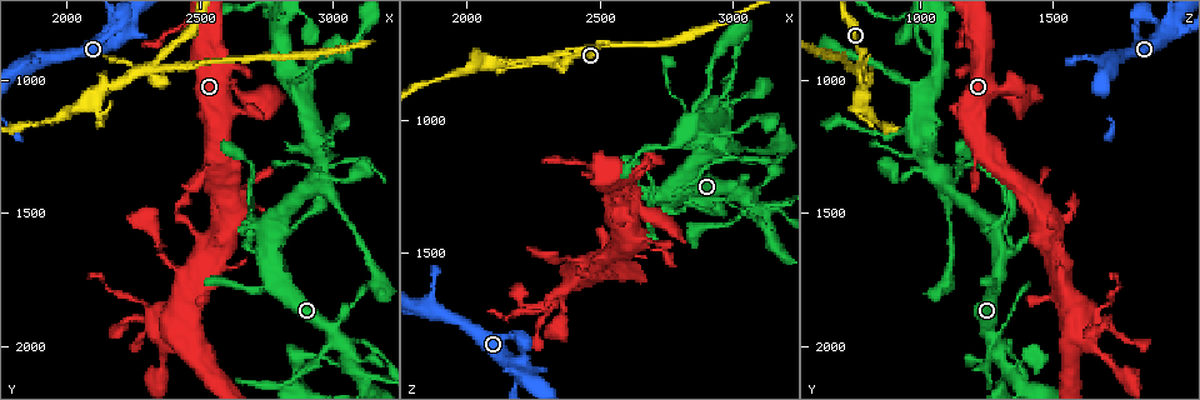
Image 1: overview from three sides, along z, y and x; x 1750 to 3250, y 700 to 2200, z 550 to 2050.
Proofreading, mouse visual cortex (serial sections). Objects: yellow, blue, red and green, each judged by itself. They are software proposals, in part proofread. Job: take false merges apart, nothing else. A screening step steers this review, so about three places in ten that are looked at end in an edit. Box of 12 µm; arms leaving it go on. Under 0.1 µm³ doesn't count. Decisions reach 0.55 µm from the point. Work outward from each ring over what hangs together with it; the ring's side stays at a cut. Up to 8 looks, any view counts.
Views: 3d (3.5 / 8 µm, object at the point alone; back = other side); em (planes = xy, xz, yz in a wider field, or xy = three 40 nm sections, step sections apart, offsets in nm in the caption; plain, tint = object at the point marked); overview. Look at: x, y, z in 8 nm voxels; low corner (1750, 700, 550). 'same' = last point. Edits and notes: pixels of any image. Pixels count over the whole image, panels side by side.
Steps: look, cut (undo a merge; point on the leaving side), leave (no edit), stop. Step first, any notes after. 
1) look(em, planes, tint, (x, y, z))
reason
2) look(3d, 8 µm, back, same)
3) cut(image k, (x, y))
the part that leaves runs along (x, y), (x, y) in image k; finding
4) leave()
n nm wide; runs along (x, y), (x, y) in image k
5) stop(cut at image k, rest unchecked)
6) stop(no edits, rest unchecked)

look(3d, 3.5 µm, (2190, 800, 1920))

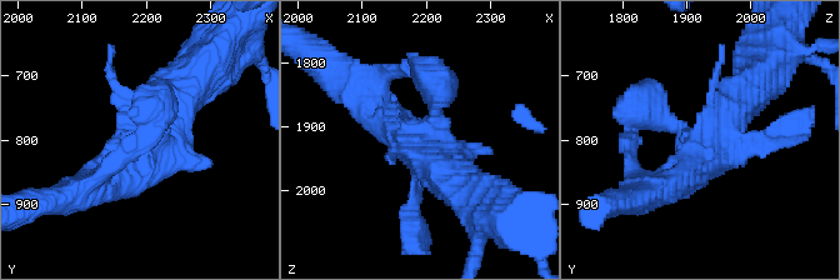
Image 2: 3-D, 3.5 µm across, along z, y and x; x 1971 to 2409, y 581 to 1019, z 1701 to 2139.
look(em, xy, step 1, tint, (2185, 800, 1930))
shape alone is not enough

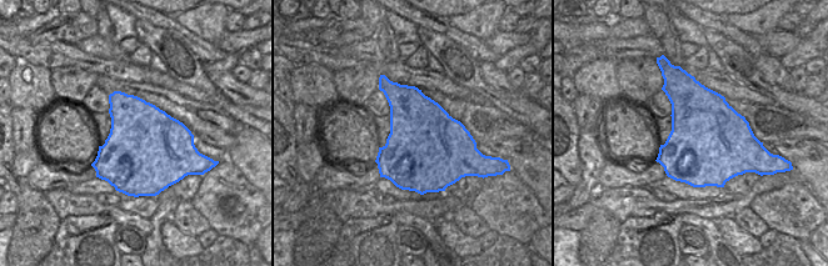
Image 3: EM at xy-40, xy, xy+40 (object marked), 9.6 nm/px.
look(em, xy, step 2, tint, same)

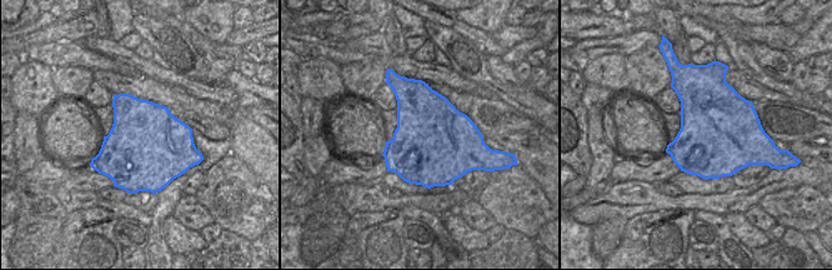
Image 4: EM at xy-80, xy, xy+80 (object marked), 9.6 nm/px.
leave()
runs along (83, 193), (118, 170), (183, 89) in image 2; all the same cell

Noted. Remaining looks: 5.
look(3d, 8 µm, (2970, 1410, 1100))
small branch off a trunk

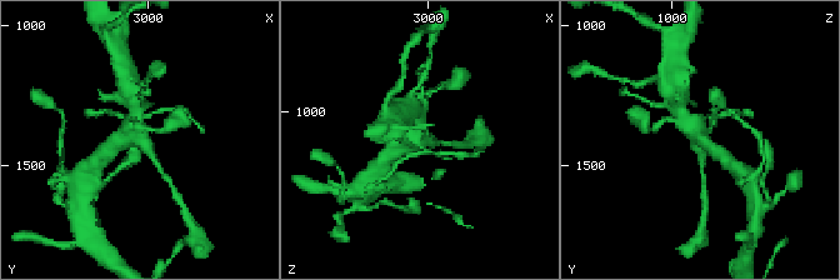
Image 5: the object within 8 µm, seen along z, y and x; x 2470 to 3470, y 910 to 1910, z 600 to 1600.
look(em, planes, tint, (2980, 1420, 1110))

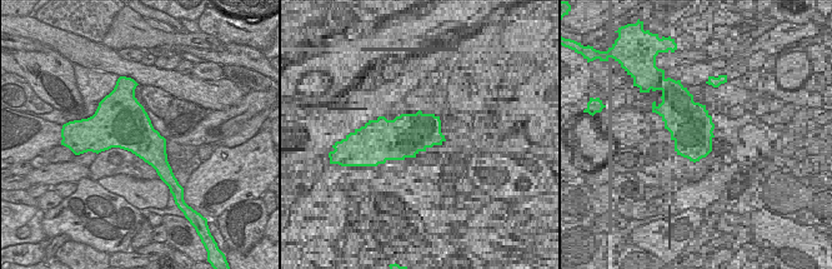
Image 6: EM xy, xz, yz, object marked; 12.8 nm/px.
leave()
runs along (713, 150), (685, 120), (678, 98) in image 5; one cell here

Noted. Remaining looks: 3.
look(3d, 3.5 µm, (3000, 1190, 840))
thin neck

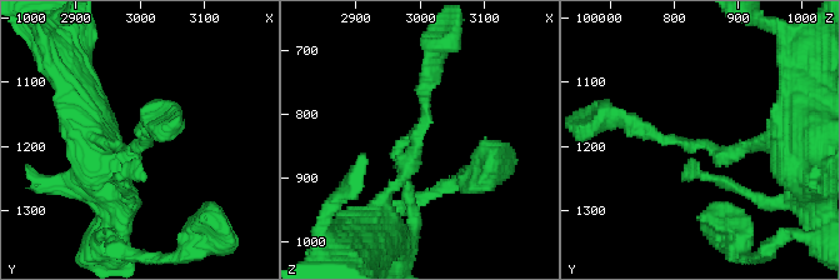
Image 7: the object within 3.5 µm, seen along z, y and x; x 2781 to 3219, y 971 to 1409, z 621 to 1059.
look(em, xy, step 3, tint, (3000, 1195, 835))

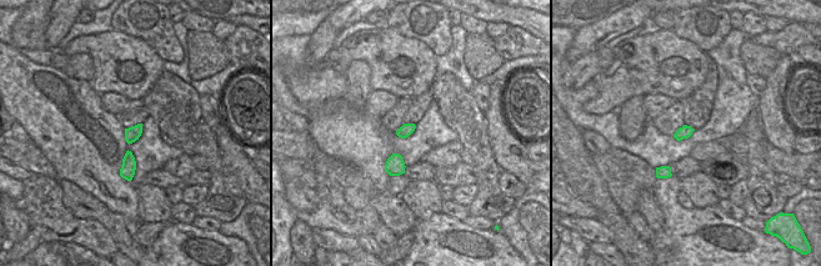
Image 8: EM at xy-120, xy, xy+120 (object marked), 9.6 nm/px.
leave()
runs along (381, 199), (420, 135), (435, 61) in image 7; all the same cell

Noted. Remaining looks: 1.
stop(no edits, rest unchecked)

